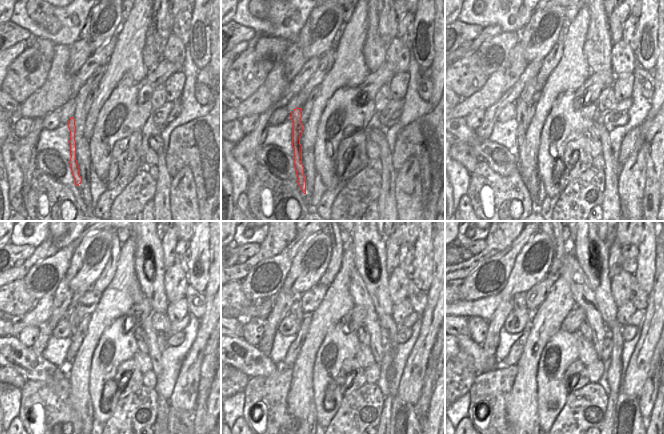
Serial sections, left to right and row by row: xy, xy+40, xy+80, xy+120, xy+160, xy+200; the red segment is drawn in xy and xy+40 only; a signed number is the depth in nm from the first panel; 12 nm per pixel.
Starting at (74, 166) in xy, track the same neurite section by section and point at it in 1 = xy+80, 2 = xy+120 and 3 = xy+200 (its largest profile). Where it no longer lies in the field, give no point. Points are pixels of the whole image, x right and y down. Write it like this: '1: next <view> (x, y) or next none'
1: next xy+80 (521, 107)
2: next xy+120 (72, 318)
3: next xy+200 (519, 300)

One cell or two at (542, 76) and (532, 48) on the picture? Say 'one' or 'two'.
two

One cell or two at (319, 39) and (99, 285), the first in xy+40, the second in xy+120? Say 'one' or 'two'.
two

